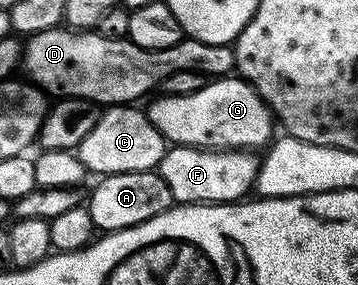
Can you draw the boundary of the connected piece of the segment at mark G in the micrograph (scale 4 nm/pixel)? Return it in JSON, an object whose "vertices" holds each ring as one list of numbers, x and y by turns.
{"vertices":[[237,75,219,77,222,77,219,81,207,80,204,88,192,91,192,95,158,95,150,106,145,106,147,119,160,130,167,142,178,147,250,151,255,148,253,145,265,146,271,140,272,114,262,96]]}

